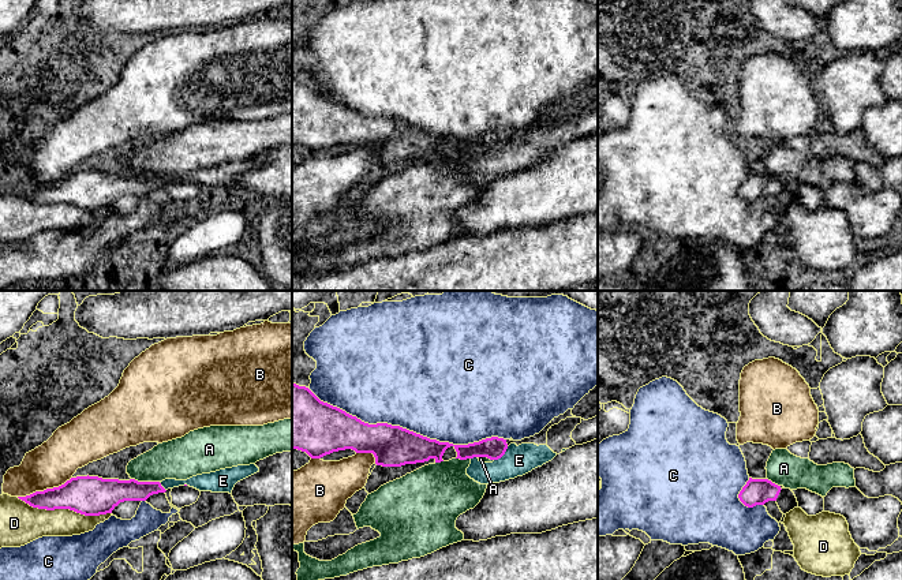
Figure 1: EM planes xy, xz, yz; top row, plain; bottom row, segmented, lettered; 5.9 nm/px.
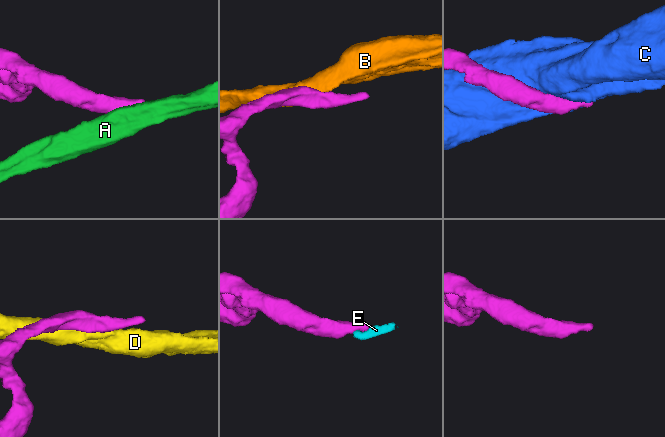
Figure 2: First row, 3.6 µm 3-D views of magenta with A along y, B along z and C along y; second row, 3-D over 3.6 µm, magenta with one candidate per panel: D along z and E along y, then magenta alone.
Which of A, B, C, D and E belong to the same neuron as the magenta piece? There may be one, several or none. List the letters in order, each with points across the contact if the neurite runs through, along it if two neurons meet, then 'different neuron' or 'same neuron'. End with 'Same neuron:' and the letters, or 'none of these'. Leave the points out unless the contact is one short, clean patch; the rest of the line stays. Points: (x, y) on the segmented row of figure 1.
A: different neuron
B: different neuron
C: different neuron
D: different neuron
E: across xz (494, 448), (502, 455), (508, 460), (519, 460) | same neuron
Same neuron: E

